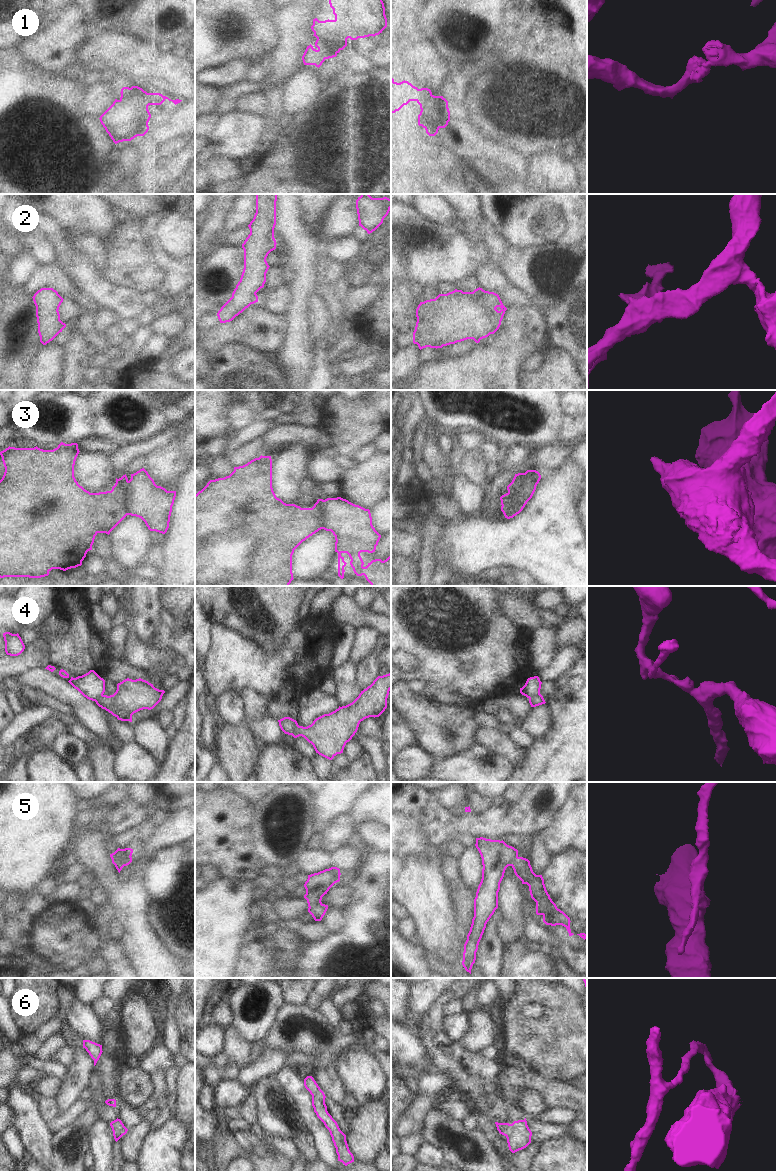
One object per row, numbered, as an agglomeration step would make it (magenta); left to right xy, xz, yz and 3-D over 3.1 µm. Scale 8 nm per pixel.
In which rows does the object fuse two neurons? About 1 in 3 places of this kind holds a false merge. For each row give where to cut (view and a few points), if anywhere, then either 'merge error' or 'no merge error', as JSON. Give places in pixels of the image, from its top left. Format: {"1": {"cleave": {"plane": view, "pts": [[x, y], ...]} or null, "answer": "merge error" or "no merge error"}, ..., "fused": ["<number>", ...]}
{"1": {"cleave": null, "answer": "no merge error"}, "2": {"cleave": null, "answer": "no merge error"}, "3": {"cleave": {"plane": "yz", "pts": [[525, 473], [514, 489], [514, 497], [501, 502]]}, "answer": "merge error"}, "4": {"cleave": {"plane": "yz", "pts": [[539, 693], [529, 698]]}, "answer": "merge error"}, "5": {"cleave": null, "answer": "no merge error"}, "6": {"cleave": null, "answer": "no merge error"}, "fused": ["3", "4"]}

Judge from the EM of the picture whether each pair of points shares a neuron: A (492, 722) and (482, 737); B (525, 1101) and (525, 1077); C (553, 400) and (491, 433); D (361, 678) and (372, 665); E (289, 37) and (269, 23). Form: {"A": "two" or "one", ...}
{"A": "two", "B": "two", "C": "one", "D": "one", "E": "two"}

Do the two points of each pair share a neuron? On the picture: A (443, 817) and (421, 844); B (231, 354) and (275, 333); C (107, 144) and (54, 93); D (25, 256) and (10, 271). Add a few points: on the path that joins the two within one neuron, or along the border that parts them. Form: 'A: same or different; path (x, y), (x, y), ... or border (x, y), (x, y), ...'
A: different; border (413, 818), (420, 830), (435, 846)
B: different; border (225, 346), (231, 343), (243, 343), (269, 354)
C: same; path (94, 133), (67, 106)
D: same; path (21, 260), (14, 267)

